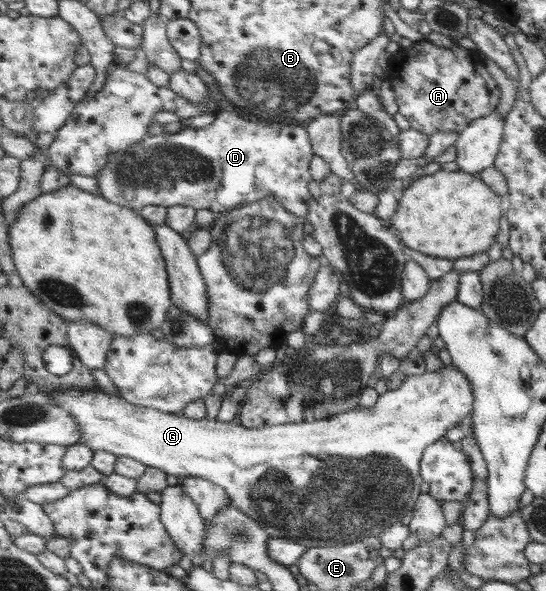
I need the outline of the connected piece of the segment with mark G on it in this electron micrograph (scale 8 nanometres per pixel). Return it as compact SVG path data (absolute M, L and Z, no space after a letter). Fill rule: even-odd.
M443 366L441 371L437 371L437 373L428 371L425 375L413 375L413 377L409 377L399 389L393 391L387 390L382 394L373 408L357 408L331 418L321 419L320 421L307 423L286 422L285 424L277 426L264 426L261 428L243 426L236 419L232 422L205 418L193 420L184 416L179 416L178 414L163 413L157 411L157 409L135 405L133 402L126 401L120 396L117 397L117 395L103 393L100 389L87 389L87 391L71 389L71 391L55 393L55 395L50 395L50 397L53 403L58 403L61 408L65 408L65 410L69 412L69 415L75 418L75 422L81 426L80 442L88 445L93 451L110 451L118 455L118 457L131 457L144 463L146 466L158 467L175 477L181 475L183 477L193 476L205 478L207 481L211 481L211 483L223 487L225 492L229 495L231 503L233 503L232 505L237 506L240 510L243 510L253 517L254 520L257 520L271 538L285 538L296 541L308 548L337 547L340 545L347 545L347 543L361 541L366 537L378 537L386 529L399 523L405 515L410 515L416 508L416 503L420 500L420 496L422 495L421 483L424 482L424 479L420 474L420 465L425 450L431 444L441 440L443 433L445 433L447 429L455 427L463 417L467 417L469 413L472 413L471 403L474 403L469 382L457 371L457 368L453 366Z

